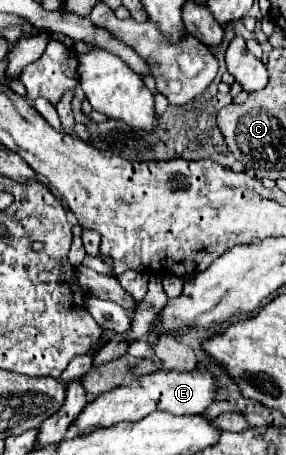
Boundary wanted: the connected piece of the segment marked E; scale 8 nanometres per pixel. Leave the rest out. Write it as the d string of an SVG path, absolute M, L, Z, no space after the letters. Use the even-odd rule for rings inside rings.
M153 371L149 375L143 375L129 385L115 387L107 393L101 393L95 401L87 403L85 409L79 413L79 417L73 421L79 435L83 435L87 429L105 429L113 427L117 423L129 421L141 421L153 411L167 411L173 415L197 415L203 409L211 405L215 397L215 385L209 371L191 371L191 373L179 373L179 371Z

